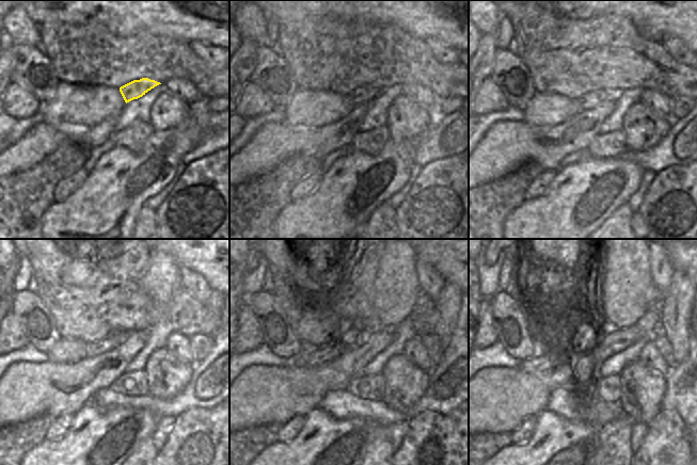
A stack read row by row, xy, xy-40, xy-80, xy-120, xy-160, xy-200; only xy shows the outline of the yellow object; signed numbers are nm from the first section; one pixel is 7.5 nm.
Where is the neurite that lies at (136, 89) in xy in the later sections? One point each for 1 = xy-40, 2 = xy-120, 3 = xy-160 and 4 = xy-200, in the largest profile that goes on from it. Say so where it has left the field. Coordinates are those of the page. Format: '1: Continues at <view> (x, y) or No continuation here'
1: Continues at xy-40 (364, 94)
2: Continues at xy-120 (112, 340)
3: Continues at xy-160 (311, 356)
4: Continues at xy-200 (545, 358).

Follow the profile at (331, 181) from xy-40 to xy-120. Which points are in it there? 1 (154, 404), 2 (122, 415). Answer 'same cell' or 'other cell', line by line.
1: other cell
2: same cell

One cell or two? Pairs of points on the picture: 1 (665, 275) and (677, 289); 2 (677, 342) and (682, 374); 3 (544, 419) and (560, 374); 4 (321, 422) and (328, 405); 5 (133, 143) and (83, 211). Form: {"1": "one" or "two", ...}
{"1": "two", "2": "two", "3": "two", "4": "two", "5": "two"}

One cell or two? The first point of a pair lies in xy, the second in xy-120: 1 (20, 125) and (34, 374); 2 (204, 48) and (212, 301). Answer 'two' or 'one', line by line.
1: two
2: two

